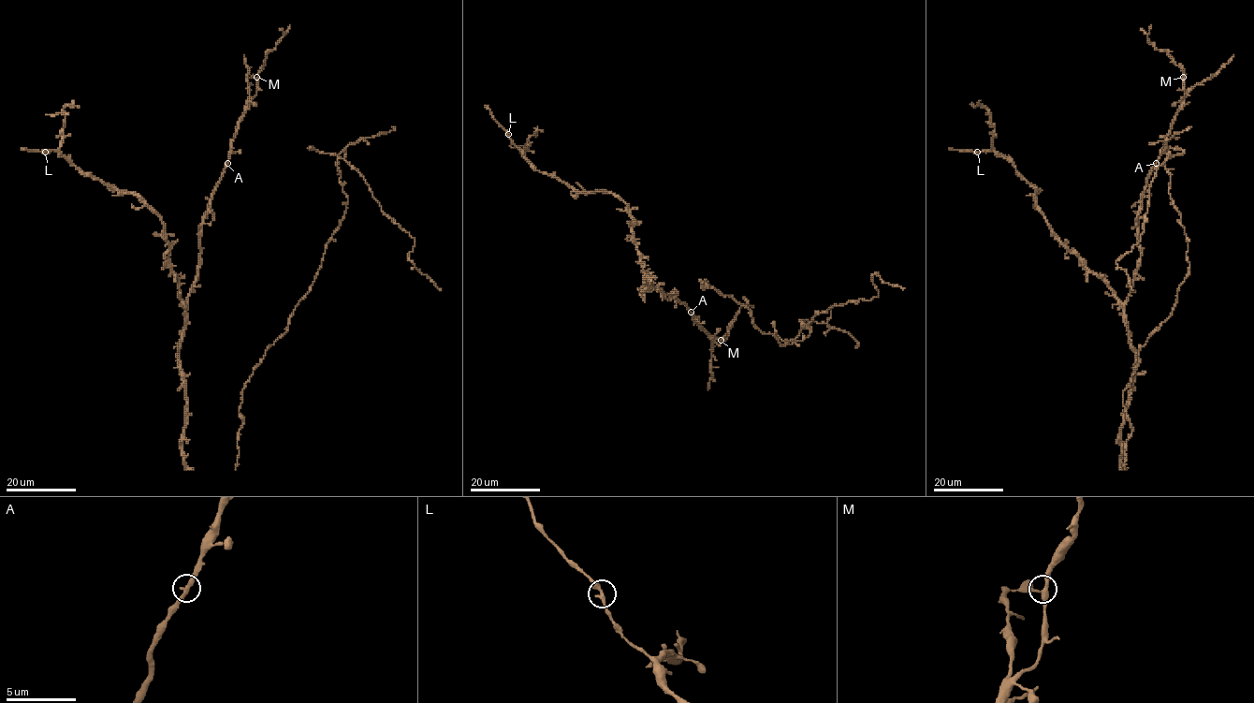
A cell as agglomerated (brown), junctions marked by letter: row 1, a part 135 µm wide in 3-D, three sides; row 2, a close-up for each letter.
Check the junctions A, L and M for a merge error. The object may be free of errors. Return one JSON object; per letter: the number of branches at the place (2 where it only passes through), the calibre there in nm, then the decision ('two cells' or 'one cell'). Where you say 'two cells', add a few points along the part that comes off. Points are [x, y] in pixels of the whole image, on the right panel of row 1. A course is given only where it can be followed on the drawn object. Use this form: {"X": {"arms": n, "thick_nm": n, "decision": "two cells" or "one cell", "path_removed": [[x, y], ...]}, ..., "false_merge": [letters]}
{"A": {"arms": 2, "thick_nm": 320, "decision": "one cell"}, "L": {"arms": 2, "thick_nm": 360, "decision": "one cell"}, "M": {"arms": 2, "thick_nm": 360, "decision": "one cell"}, "false_merge": []}

